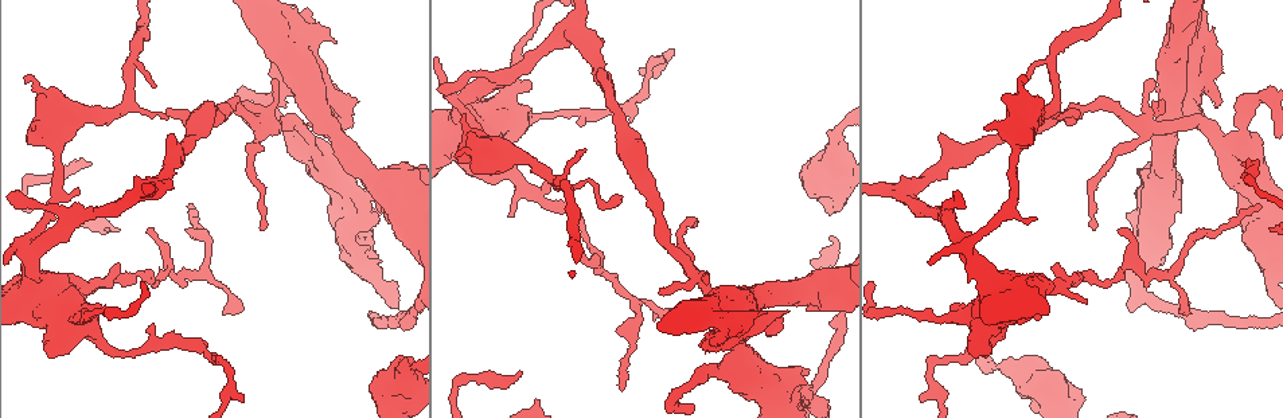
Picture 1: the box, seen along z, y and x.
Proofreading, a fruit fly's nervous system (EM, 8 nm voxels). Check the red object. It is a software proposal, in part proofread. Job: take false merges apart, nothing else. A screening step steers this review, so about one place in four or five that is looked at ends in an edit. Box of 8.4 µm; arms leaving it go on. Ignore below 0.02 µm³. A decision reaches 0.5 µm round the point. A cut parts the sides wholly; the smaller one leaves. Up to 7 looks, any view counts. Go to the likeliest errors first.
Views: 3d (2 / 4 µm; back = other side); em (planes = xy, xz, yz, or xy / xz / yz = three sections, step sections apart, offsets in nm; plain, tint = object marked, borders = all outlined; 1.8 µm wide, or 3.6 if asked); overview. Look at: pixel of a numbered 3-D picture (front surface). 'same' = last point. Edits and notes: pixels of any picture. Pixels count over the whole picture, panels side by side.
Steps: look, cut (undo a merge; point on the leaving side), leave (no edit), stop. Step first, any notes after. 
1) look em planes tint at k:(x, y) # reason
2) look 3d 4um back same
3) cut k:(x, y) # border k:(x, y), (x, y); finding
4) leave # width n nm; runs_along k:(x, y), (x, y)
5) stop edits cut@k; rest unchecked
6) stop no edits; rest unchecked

look em xy step 4 tint at 1:(468, 95) # three-way junction

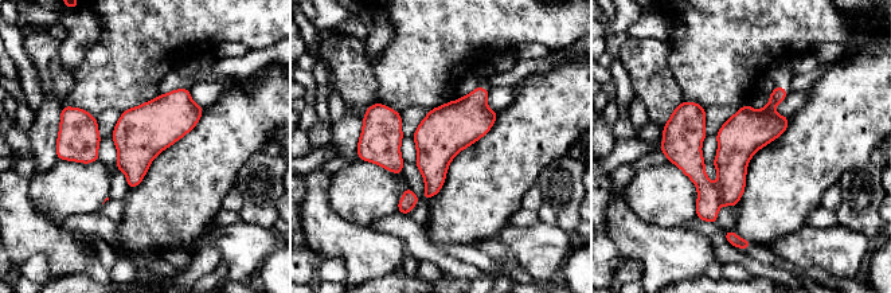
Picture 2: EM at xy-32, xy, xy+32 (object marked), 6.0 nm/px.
cut 2:(692, 164) # border 2:(715, 186), (720, 204); two cells meet here

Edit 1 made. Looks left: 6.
look overview

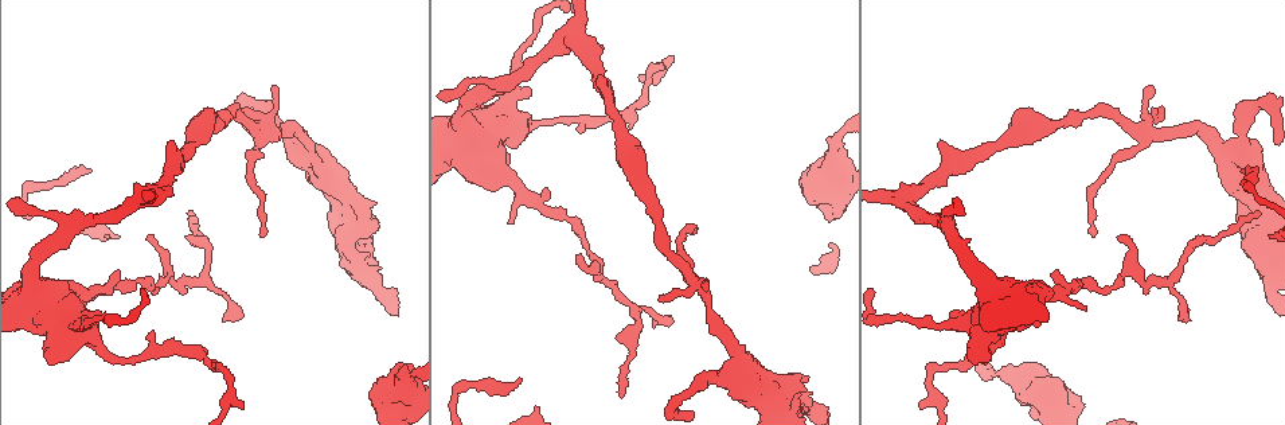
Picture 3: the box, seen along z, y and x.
look em planes tint at 3:(654, 67) # abrupt turn

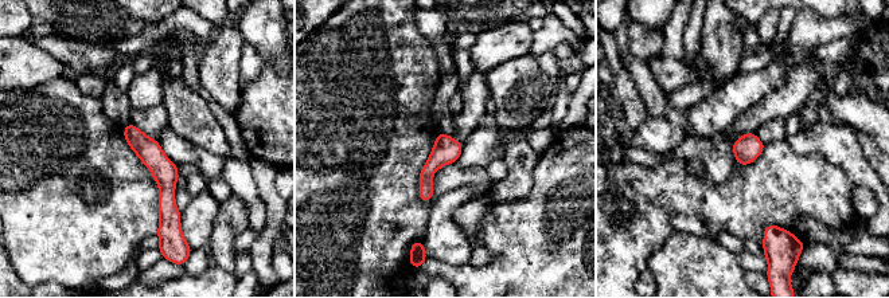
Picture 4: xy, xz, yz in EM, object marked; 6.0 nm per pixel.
leave # runs_along 4:(131, 128), (164, 171), (164, 226); all the same cell

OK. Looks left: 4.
stop edits cut@2; rest unchecked

